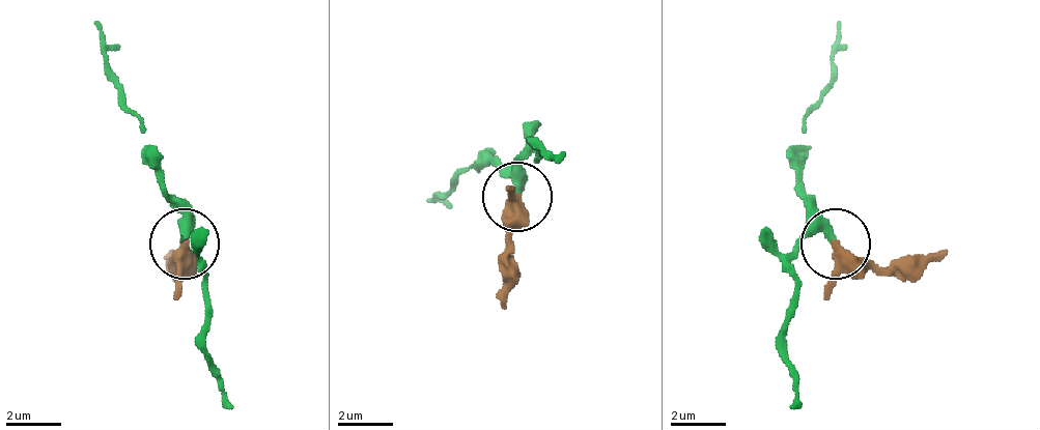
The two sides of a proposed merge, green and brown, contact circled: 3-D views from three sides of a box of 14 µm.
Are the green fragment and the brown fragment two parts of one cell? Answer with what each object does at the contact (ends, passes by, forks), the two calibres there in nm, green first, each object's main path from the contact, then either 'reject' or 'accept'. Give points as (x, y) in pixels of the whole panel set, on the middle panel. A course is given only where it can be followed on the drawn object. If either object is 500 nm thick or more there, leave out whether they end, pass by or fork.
green passes by; brown passes by; calibres 240 and 340 nm; course green (514, 195), (494, 161), (424, 202); course brown (514, 195), (508, 244), (508, 285), (501, 306); reject

